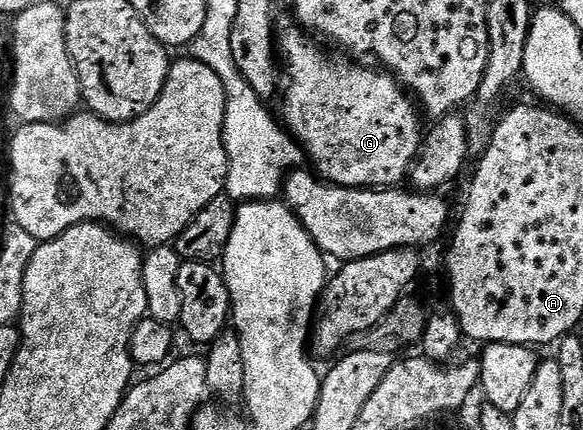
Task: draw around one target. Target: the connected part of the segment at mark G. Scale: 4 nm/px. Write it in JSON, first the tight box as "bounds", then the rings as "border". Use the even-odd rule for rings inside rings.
{"bounds":[275,26,423,189],"border":[[[294,26],[285,27],[282,31],[280,28],[275,39],[279,63],[283,68],[283,123],[289,134],[301,144],[301,150],[305,152],[308,162],[313,162],[312,170],[324,182],[332,183],[335,187],[393,189],[404,184],[401,182],[410,178],[413,162],[417,160],[423,142],[422,116],[410,92],[390,72],[376,66],[364,67],[361,64],[364,62],[354,61],[341,53],[332,55],[316,43],[316,38],[310,37],[300,26]]]}

